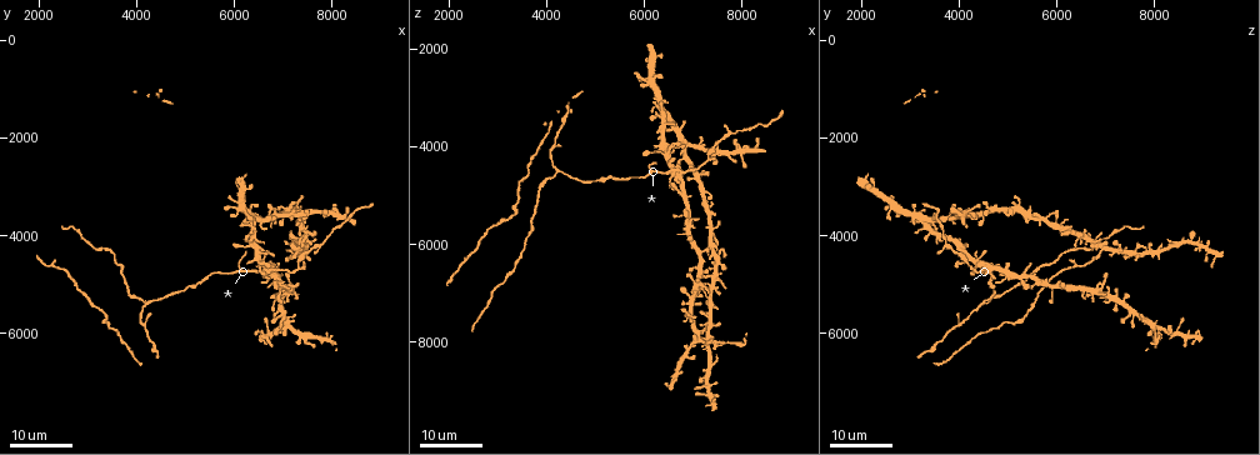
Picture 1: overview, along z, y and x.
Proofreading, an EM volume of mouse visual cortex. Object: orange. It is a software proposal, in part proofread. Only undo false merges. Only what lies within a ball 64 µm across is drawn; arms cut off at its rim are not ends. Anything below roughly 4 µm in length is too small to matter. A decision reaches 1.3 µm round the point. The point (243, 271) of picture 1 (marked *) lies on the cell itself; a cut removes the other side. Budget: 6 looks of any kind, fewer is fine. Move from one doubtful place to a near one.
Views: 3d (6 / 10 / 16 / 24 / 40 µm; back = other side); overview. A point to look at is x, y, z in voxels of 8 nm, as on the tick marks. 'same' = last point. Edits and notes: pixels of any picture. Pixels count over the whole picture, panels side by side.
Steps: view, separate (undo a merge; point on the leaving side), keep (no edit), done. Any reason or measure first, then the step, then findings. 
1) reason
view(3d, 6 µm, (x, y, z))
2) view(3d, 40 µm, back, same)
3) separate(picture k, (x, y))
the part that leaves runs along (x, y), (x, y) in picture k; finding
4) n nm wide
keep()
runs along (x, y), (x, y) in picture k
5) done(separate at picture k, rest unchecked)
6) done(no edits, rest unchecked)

three-way junction
view(3d, 16 µm, (6750, 4650, 4500))

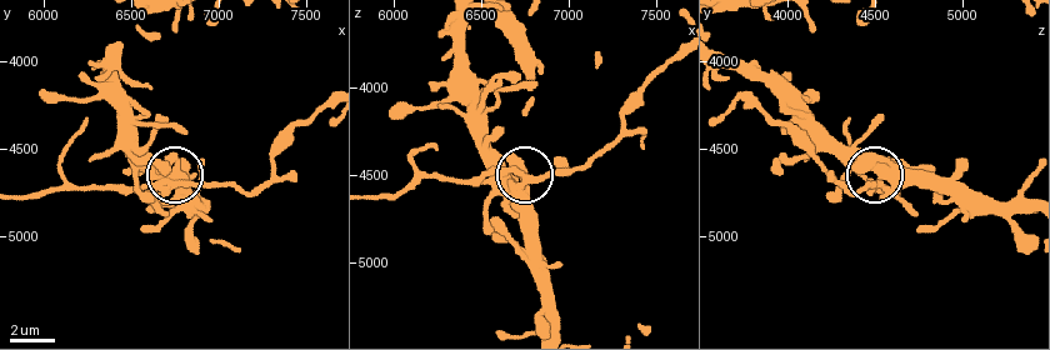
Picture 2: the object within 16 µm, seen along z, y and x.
zoom in
view(3d, 10 µm, (6780, 4700, 4520))

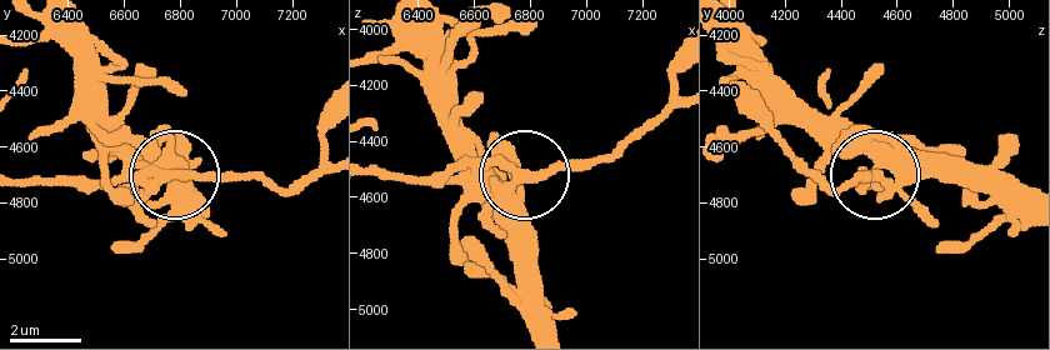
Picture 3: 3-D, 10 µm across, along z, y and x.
view(3d, 6 µm, (6790, 4710, 4530))

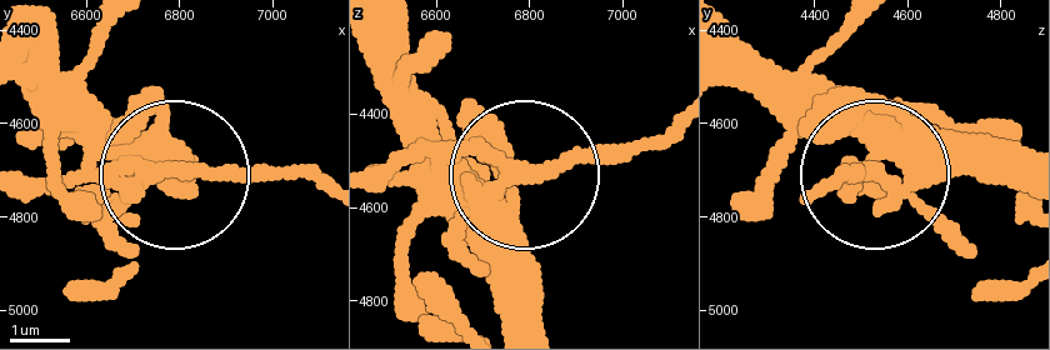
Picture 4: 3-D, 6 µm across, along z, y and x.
3 arms
keep()
runs along (21, 190), (81, 175), (320, 175) in picture 4; all the same cell

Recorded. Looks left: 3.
looks like a crossing
view(3d, 24 µm, (6350, 3750, 3350))

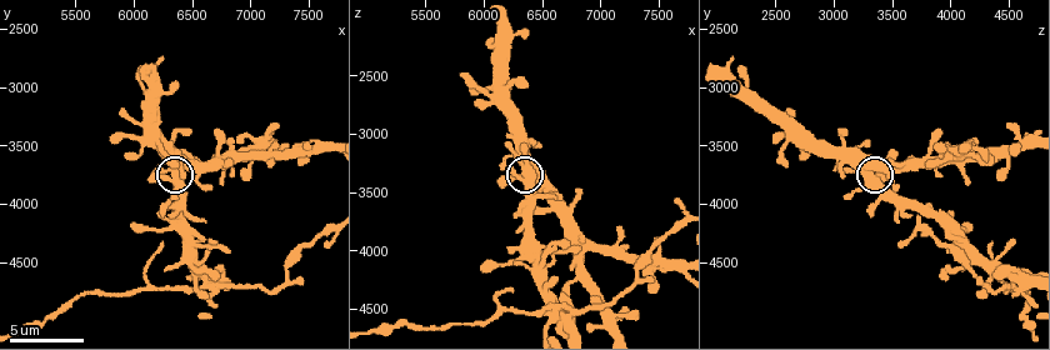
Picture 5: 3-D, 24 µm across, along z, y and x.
view(3d, 6 µm, (6340, 3760, 3300))

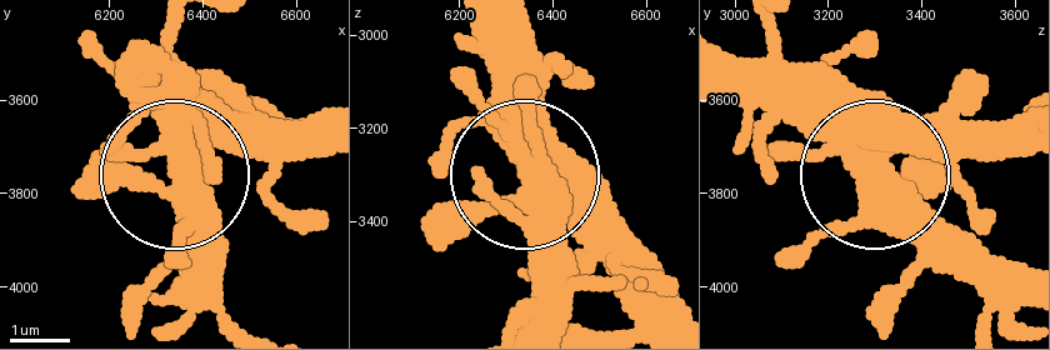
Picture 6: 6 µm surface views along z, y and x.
view(3d, 6 µm, back, (6360, 3785, 3285))

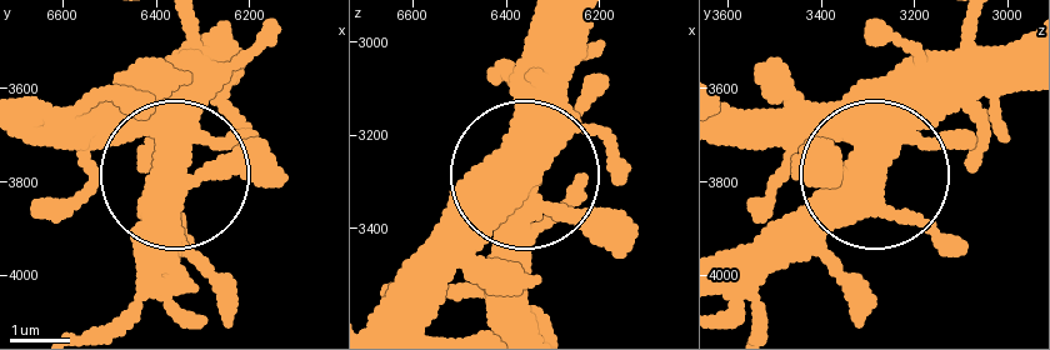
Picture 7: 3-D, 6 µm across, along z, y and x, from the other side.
side arm 34 µm; 4 arms
keep()
one cell here

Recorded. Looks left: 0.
done(no edits, rest unchecked)

